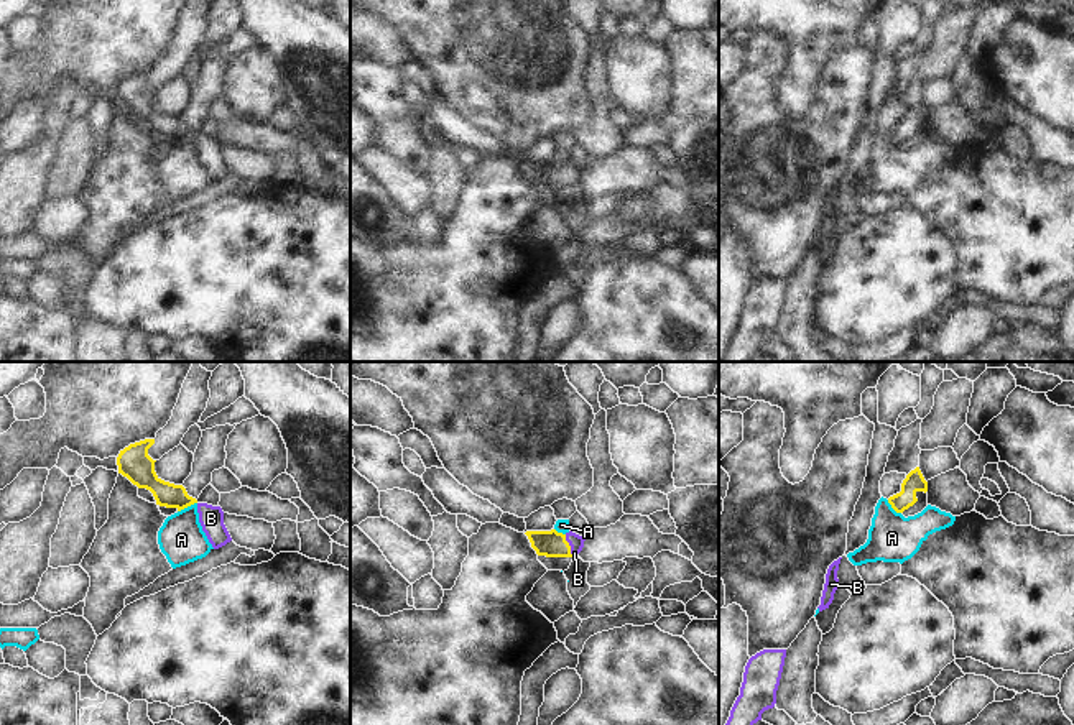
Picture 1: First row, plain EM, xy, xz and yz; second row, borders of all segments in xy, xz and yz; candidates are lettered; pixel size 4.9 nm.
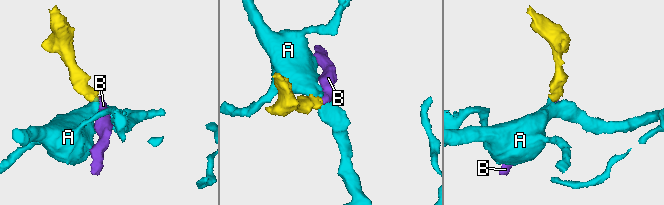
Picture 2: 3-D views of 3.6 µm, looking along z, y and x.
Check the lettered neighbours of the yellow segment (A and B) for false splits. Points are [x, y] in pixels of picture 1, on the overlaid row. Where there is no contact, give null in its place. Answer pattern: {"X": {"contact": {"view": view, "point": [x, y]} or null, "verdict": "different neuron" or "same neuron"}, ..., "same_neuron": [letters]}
{"A": {"contact": {"view": "xy", "point": [186, 507]}, "verdict": "different neuron"}, "B": {"contact": {"view": "xz", "point": [569, 546]}, "verdict": "same neuron"}, "same_neuron": ["B"]}

